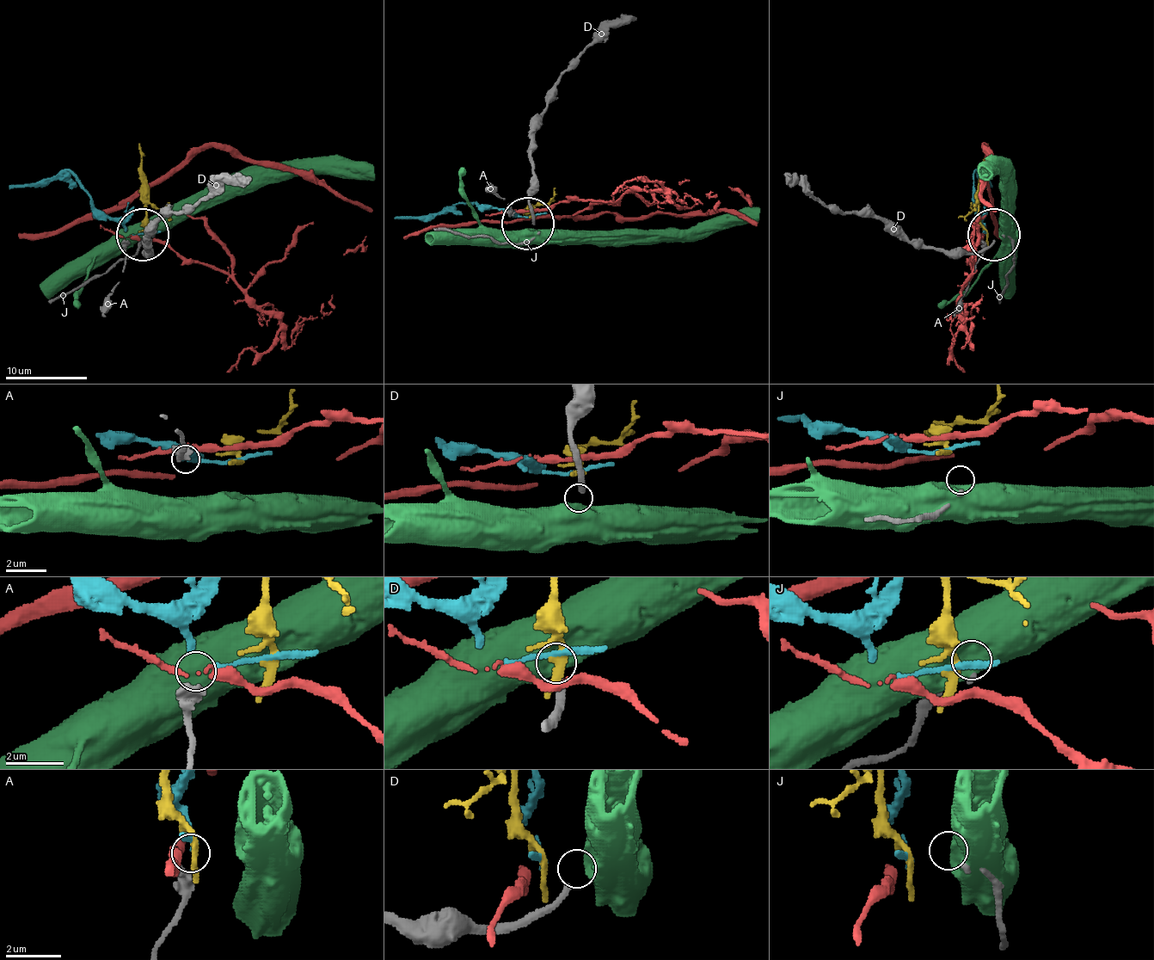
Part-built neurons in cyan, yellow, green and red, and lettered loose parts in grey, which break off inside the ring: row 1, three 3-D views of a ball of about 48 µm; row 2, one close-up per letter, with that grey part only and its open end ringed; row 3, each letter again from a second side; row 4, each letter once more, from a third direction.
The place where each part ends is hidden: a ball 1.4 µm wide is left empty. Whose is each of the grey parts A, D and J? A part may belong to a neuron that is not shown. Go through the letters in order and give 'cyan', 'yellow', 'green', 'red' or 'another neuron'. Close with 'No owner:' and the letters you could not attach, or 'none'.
A: cyan
D: green
J: another neuron
No owner: J

